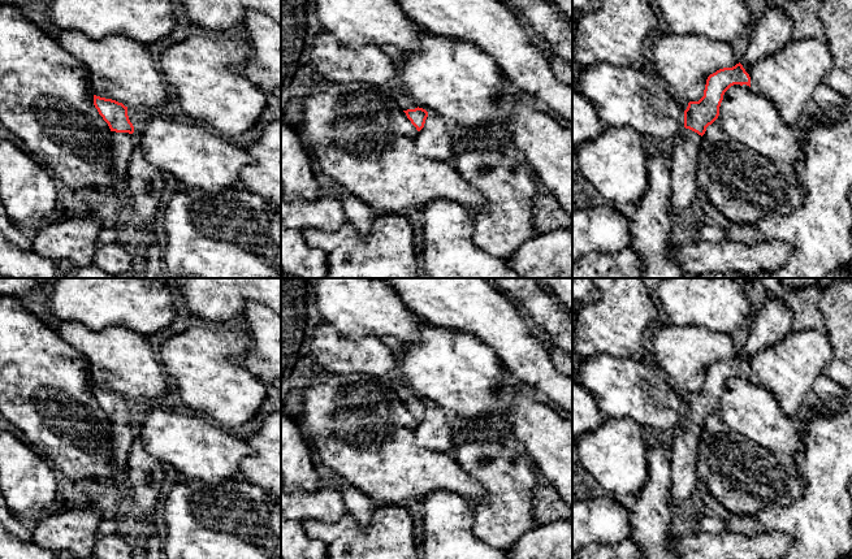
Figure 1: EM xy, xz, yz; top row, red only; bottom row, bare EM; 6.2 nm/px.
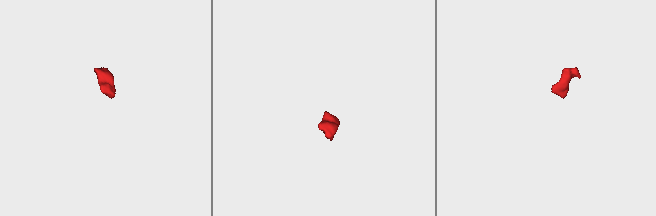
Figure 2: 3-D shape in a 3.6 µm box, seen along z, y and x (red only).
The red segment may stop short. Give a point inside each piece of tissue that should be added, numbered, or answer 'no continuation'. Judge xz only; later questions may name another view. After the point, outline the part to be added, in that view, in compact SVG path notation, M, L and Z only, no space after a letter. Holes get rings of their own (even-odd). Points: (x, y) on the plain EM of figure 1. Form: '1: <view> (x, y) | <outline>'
1: xz (401, 388) | M397 376L392 377L386 382L398 393L403 402L418 399L415 393Z

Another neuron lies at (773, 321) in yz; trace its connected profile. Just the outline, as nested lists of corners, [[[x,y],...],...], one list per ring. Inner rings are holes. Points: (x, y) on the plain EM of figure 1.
[[[771,296],[765,306],[752,316],[749,337],[739,352],[748,364],[751,358],[765,346],[779,342],[792,330],[792,312],[782,296]]]

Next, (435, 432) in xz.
[[[428,404],[424,419],[416,429],[418,445],[441,452],[450,452],[453,448],[453,417],[437,406]]]

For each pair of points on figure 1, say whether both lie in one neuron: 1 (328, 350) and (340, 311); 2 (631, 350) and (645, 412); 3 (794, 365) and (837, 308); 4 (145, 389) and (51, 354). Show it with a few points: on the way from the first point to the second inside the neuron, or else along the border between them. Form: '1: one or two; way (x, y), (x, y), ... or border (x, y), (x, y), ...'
1: two; border (325, 323), (346, 337), (363, 337)
2: two; border (604, 352), (640, 362)
3: two; border (824, 332), (830, 342), (830, 362)
4: two; border (70, 343), (85, 356), (87, 373), (94, 385)

